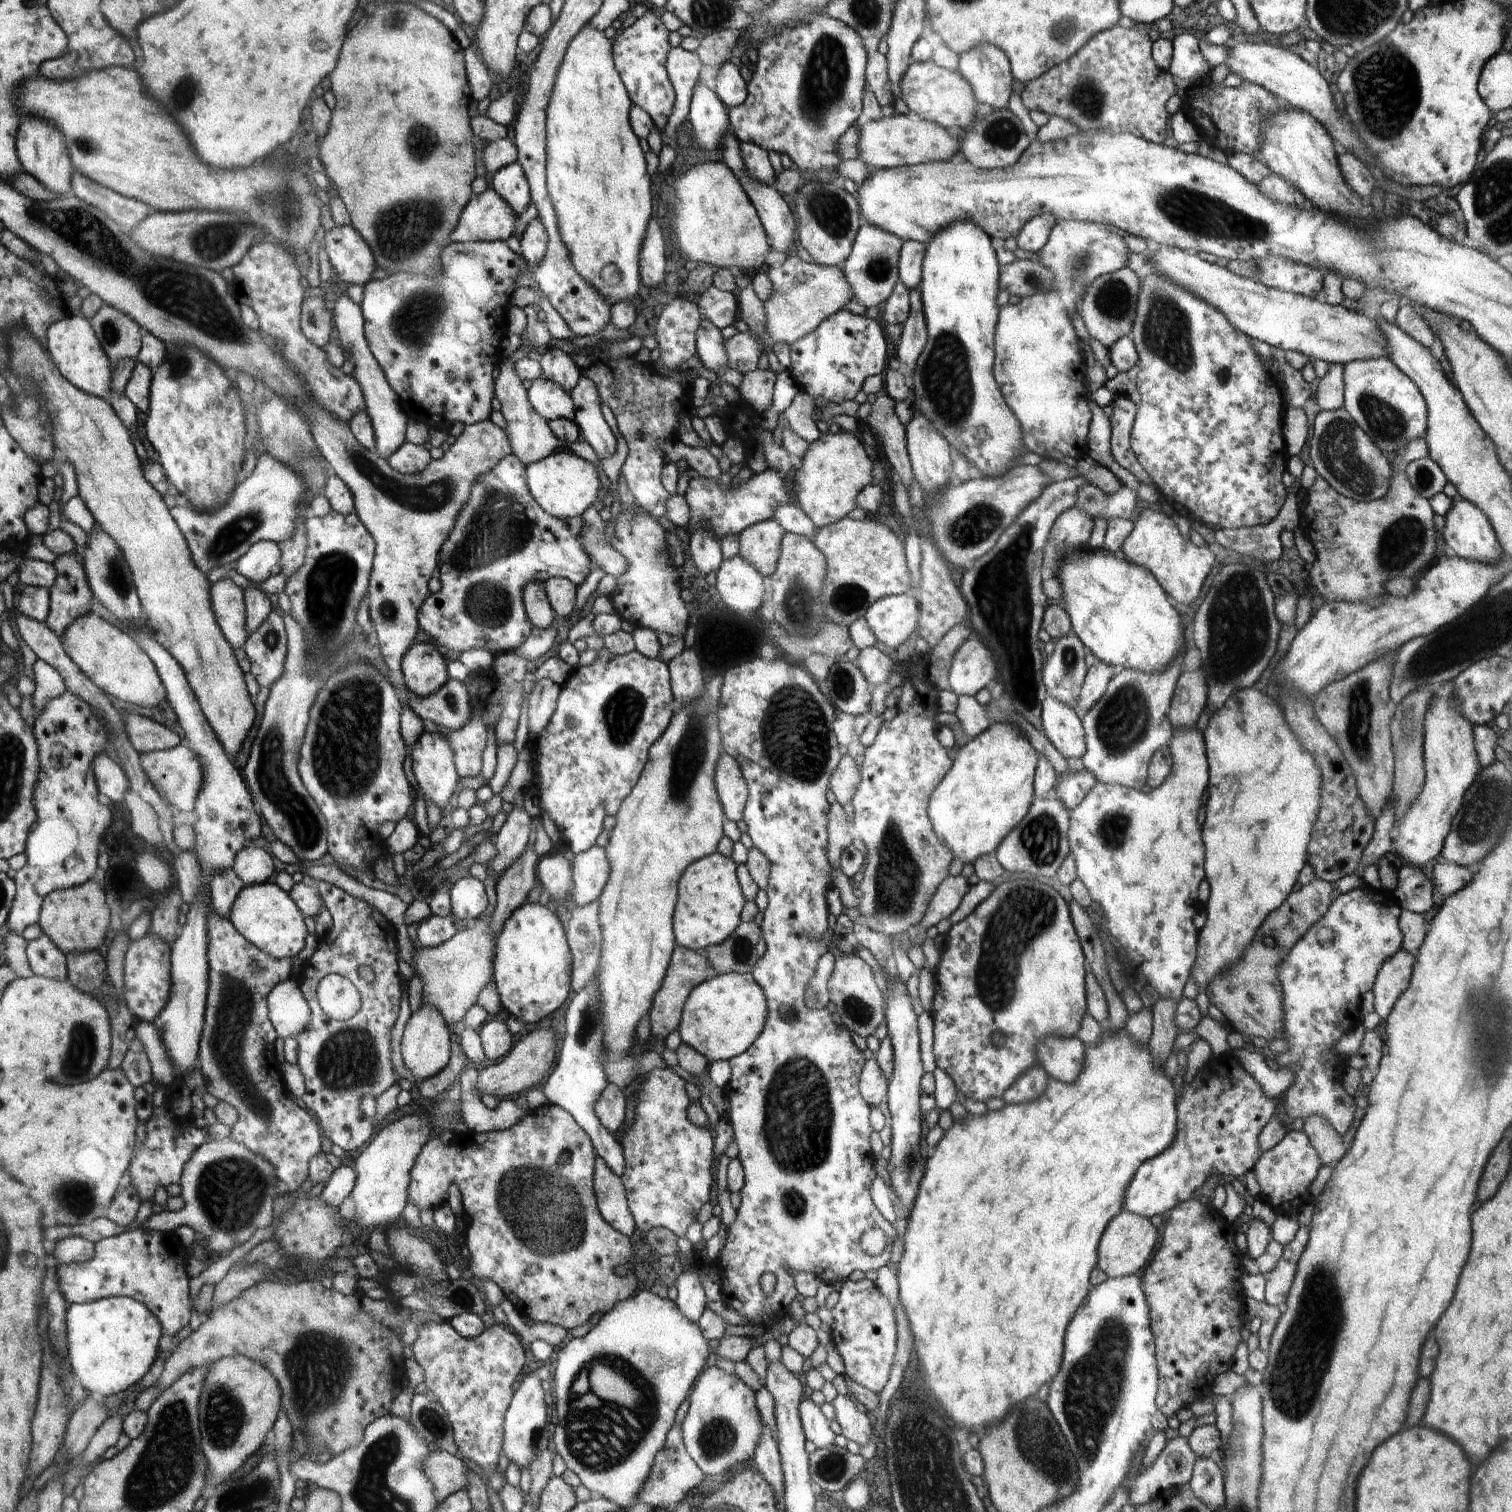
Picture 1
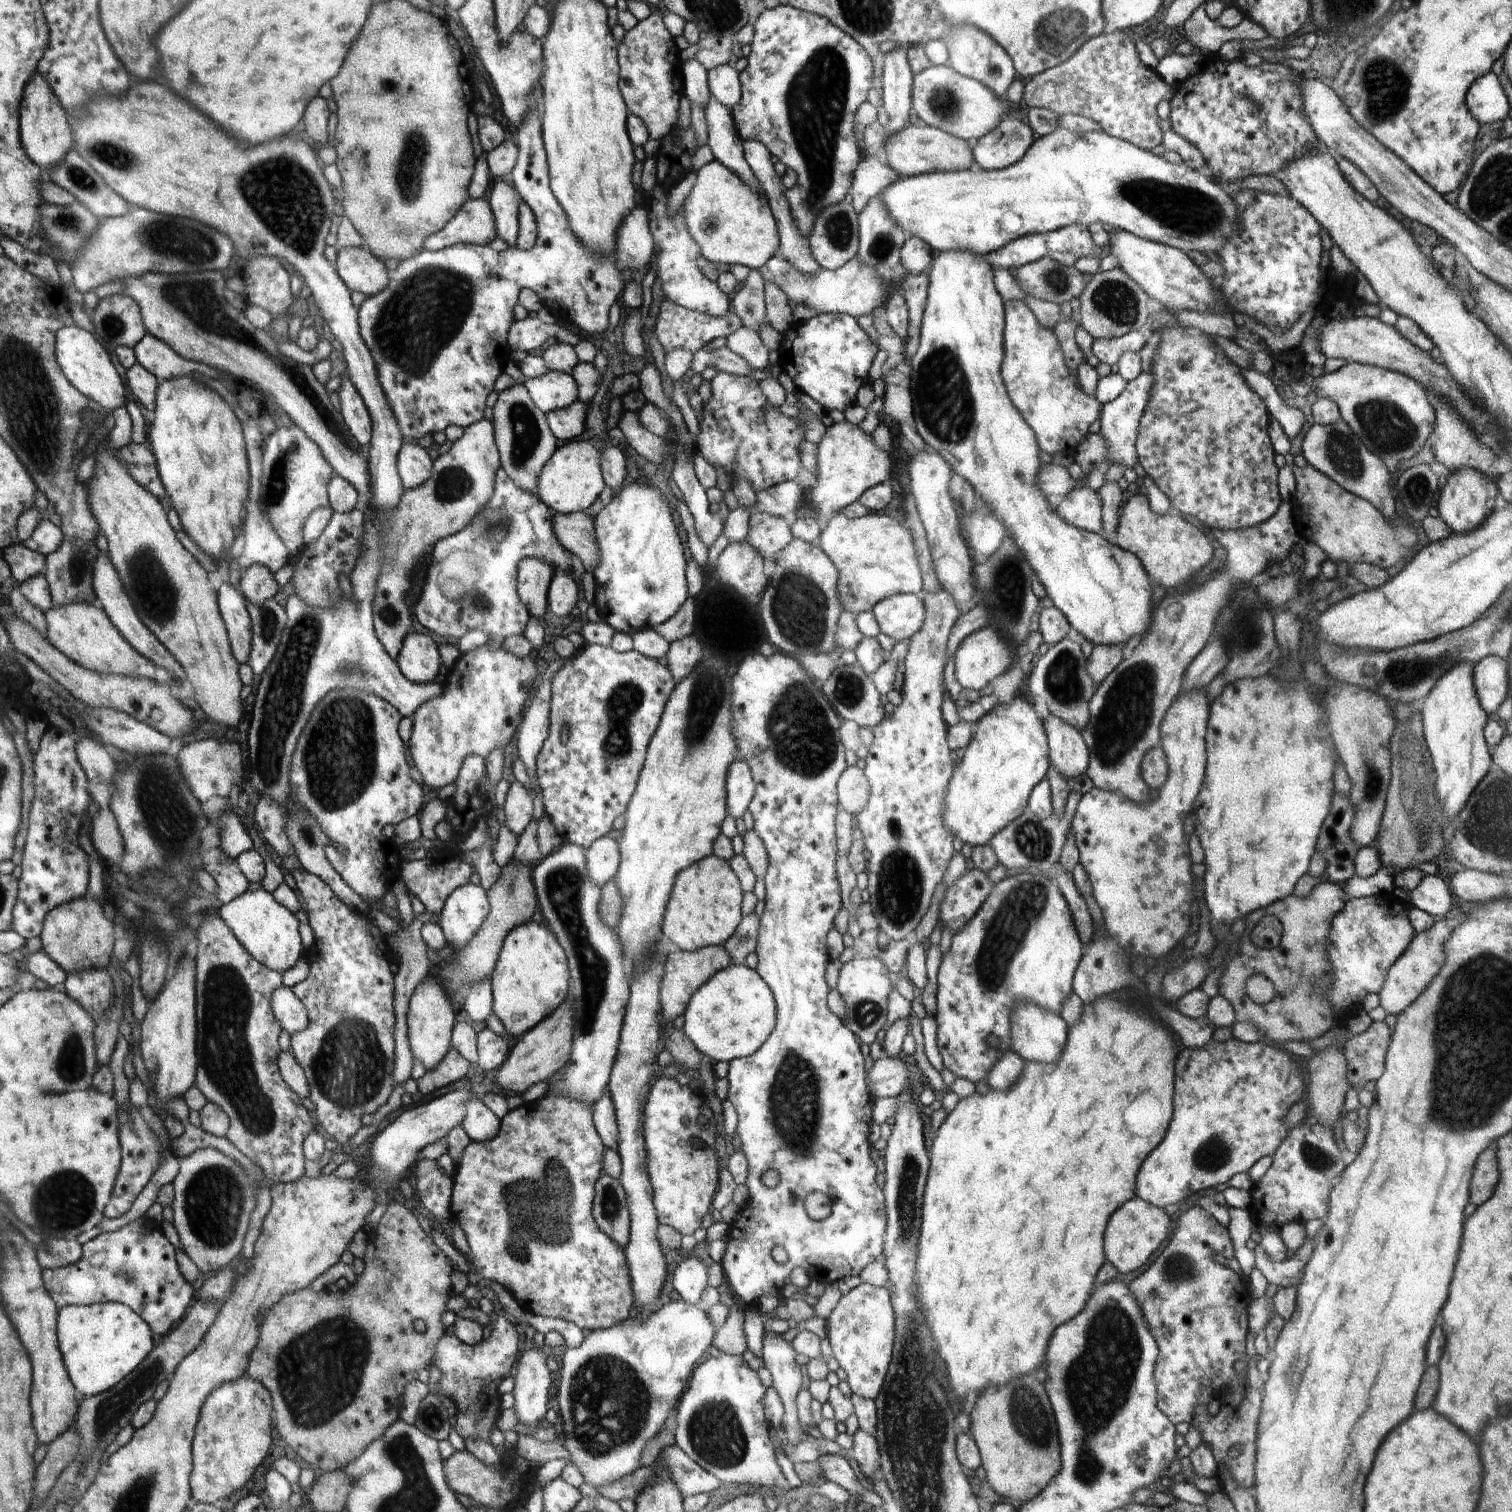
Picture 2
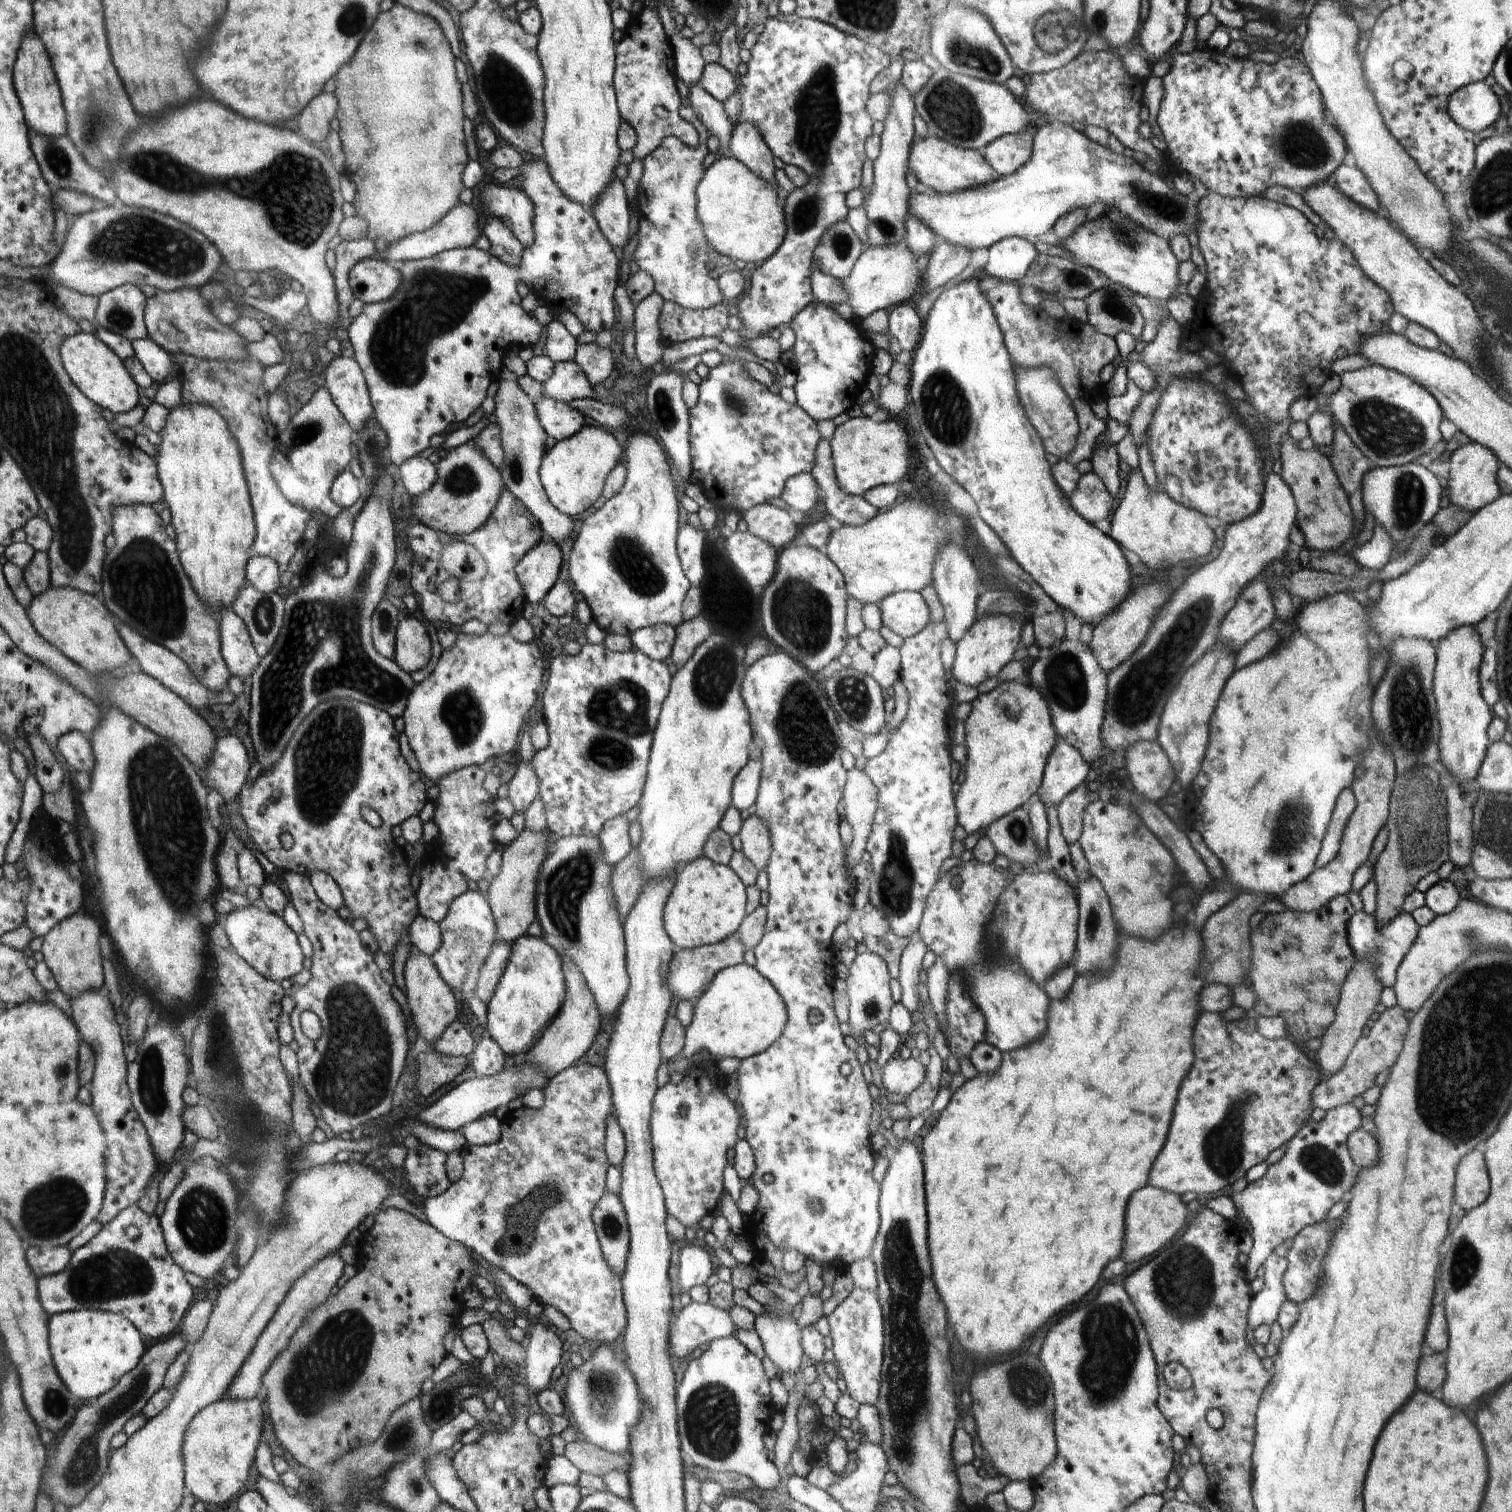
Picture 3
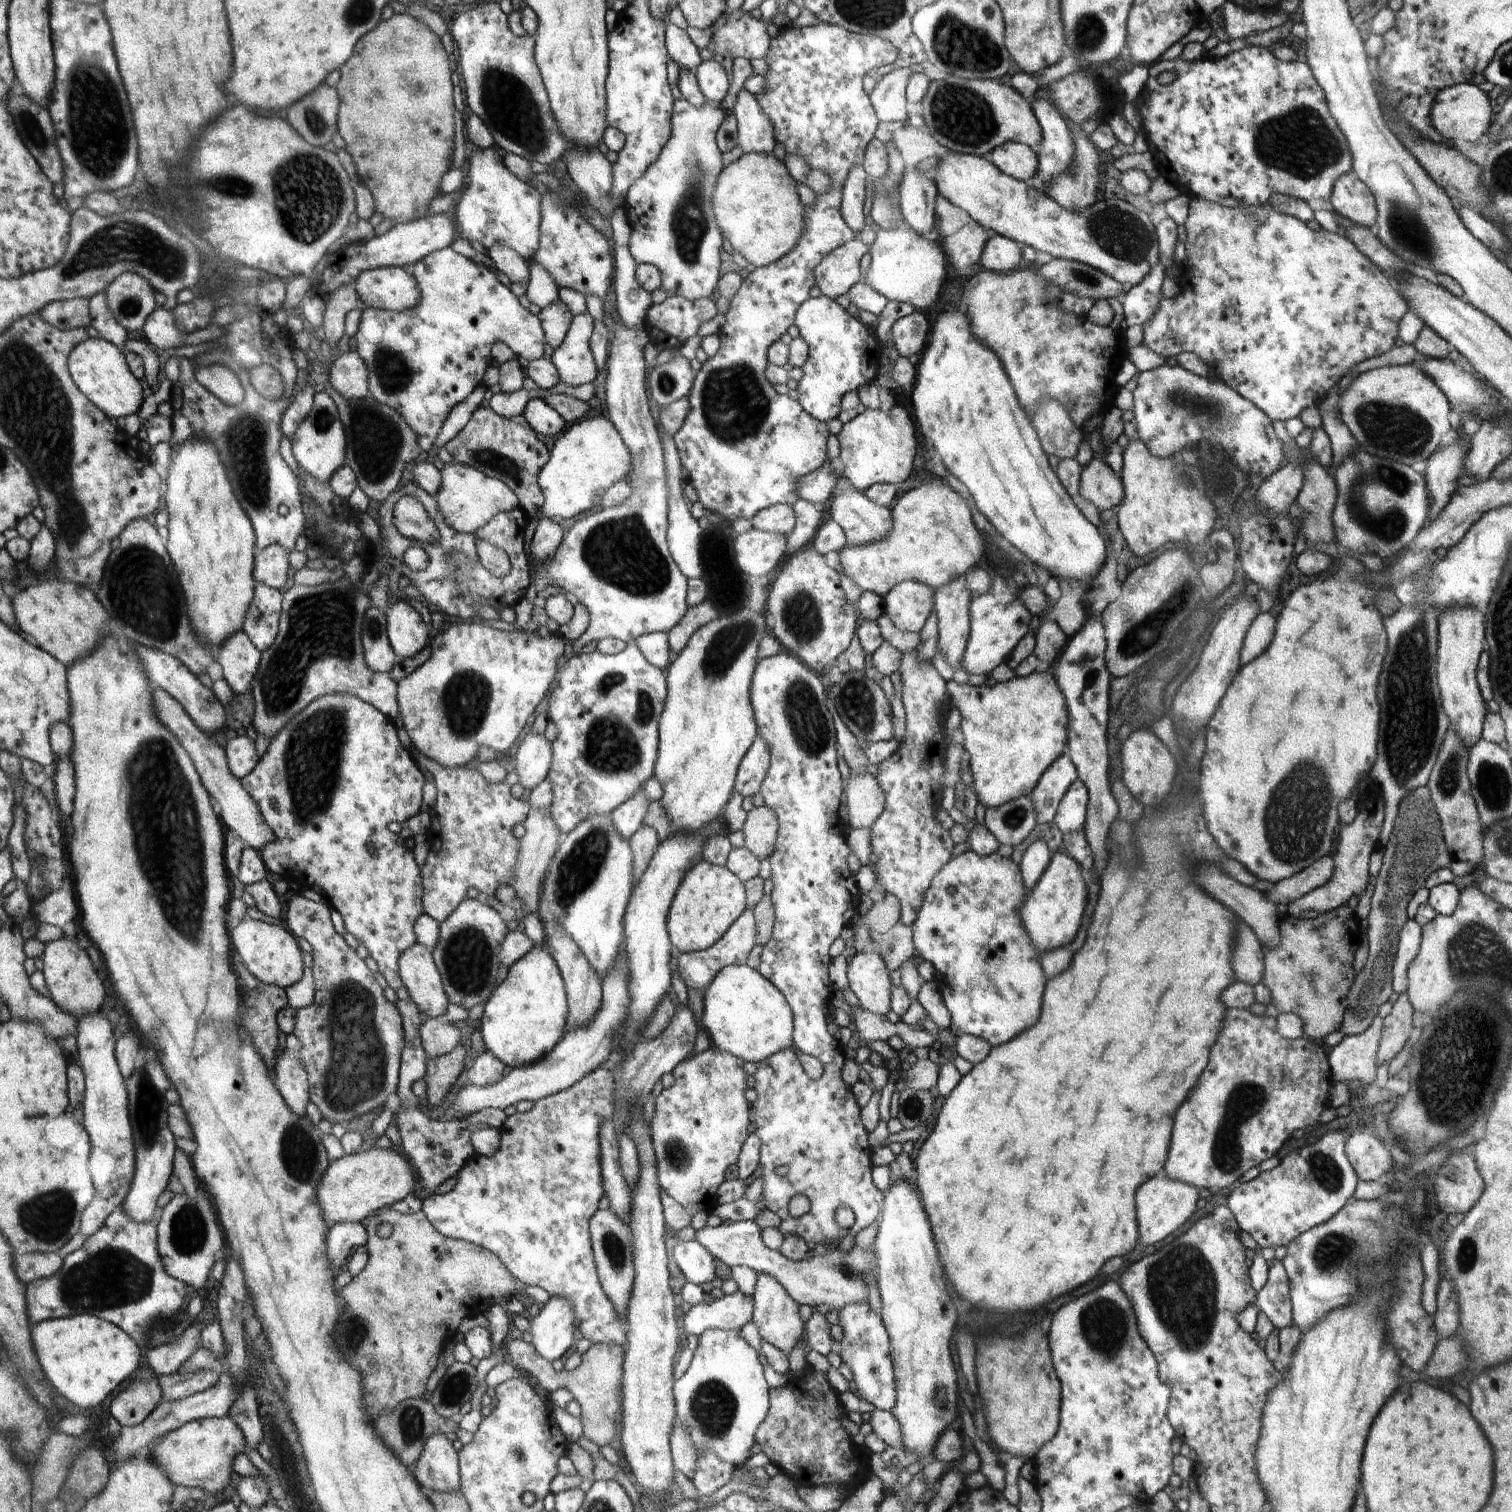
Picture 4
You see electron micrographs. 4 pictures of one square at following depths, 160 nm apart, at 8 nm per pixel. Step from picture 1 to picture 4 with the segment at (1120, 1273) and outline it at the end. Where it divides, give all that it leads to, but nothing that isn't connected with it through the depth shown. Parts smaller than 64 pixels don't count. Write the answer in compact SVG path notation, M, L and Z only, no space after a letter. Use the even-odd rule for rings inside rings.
M1164 1174L1146 1180L1136 1192L1136 1208L1138 1208L1136 1214L1138 1214L1138 1228L1142 1242L1156 1244L1182 1226L1203 1203L1198 1191L1199 1189L1191 1184L1168 1178L1168 1175Z

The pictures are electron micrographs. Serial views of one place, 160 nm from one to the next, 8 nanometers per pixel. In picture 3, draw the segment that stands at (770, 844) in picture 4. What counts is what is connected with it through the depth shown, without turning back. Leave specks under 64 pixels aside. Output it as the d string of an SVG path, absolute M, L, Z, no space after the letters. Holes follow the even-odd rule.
M754 814L743 822L740 830L741 852L758 870L766 868L770 859L770 838L766 824Z

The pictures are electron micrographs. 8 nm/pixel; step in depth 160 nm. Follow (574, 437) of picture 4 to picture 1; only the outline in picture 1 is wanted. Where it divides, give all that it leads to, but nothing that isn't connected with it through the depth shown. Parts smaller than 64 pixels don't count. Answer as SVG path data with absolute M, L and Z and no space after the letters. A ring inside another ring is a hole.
M567 448L558 450L550 456L529 464L525 468L525 477L532 496L539 505L552 516L572 519L581 516L588 506L597 502L600 492L600 480L596 468L586 459Z

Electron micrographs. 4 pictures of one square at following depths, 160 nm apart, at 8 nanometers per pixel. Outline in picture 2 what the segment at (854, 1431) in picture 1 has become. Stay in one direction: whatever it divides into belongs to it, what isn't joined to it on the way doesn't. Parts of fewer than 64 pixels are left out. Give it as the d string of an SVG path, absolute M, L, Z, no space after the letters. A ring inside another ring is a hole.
M858 1429L853 1434L853 1447L851 1449L853 1458L857 1460L862 1474L868 1482L872 1483L874 1476L883 1477L879 1455L879 1446L871 1434Z

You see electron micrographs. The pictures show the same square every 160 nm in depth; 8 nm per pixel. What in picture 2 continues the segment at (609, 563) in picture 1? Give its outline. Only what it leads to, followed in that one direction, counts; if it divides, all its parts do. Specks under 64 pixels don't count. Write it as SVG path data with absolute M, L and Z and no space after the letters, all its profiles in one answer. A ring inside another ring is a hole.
M549 510L554 514L554 532L559 543L583 564L586 572L592 572L599 559L593 518L583 511L565 515Z

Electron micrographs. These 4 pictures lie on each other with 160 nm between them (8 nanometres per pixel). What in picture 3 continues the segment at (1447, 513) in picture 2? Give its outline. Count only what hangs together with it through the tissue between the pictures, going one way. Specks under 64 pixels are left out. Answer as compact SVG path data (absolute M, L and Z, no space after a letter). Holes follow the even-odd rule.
M1470 442L1460 447L1450 457L1450 476L1448 479L1448 489L1444 490L1449 504L1454 504L1456 508L1462 508L1464 512L1474 514L1492 503L1501 496L1501 490L1497 482L1497 471L1501 463L1494 456L1494 452L1490 452L1488 448L1484 448L1482 444Z

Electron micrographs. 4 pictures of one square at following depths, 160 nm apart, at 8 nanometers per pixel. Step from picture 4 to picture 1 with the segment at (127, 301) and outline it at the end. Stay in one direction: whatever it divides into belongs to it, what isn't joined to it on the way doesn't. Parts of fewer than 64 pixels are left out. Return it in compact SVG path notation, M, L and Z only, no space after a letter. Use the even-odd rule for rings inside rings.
M103 303L91 318L90 324L114 365L122 359L138 361L143 336L140 336L138 323L130 315Z

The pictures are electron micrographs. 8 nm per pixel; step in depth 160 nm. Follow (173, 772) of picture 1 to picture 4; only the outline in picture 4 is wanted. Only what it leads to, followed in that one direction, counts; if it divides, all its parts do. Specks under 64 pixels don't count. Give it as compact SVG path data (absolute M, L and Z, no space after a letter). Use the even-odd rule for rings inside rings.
M247 735L234 737L225 744L227 763L241 780L250 774L260 763L255 742Z

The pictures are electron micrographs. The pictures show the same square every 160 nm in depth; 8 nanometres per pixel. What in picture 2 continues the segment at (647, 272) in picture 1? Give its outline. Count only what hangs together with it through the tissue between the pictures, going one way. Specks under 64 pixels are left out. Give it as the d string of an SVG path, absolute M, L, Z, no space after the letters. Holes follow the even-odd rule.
M632 208L618 225L615 238L615 257L626 268L650 264L654 241L648 226L647 210Z

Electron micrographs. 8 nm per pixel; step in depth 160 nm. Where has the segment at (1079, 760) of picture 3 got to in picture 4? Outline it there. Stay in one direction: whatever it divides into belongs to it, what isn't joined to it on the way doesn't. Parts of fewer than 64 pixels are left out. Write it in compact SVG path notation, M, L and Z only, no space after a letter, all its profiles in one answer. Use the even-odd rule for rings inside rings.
M1066 753L1060 755L1044 771L1035 789L1028 796L1036 812L1037 822L1053 822L1062 797L1078 778L1076 767Z

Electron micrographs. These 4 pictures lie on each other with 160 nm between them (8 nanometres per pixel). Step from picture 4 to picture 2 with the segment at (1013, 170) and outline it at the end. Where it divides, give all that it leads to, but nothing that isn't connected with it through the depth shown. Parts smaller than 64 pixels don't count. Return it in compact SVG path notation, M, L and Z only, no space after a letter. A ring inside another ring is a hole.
M1019 113L1008 114L994 131L979 138L973 150L975 166L989 171L1011 167L1023 158L1035 139L1035 132L1020 120Z

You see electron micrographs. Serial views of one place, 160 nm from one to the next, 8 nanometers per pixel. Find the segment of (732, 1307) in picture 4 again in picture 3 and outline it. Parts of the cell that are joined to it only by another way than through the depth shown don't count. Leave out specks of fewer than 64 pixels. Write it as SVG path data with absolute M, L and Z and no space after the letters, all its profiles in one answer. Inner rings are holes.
M692 1301L683 1307L673 1321L673 1359L681 1366L690 1359L692 1351L703 1342L732 1337L737 1326L730 1319L729 1309L719 1309L708 1303Z

